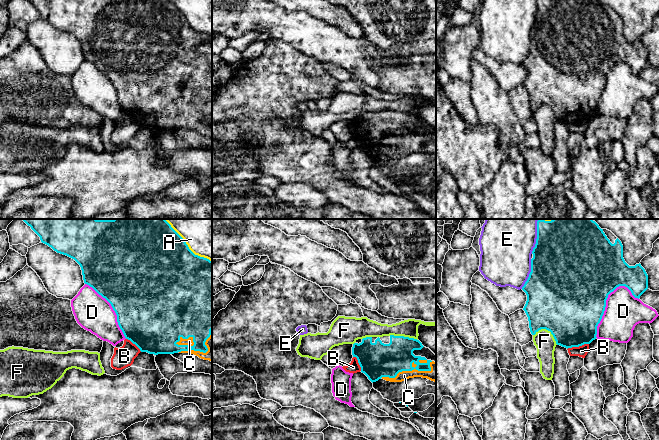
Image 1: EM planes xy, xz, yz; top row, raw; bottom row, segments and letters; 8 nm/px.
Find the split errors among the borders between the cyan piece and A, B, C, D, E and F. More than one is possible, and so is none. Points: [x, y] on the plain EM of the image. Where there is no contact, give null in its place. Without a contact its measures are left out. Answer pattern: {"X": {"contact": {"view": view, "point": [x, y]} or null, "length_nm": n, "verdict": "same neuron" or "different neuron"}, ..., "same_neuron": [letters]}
{"A": {"contact": {"view": "xy", "point": [188, 23]}, "length_nm": 460, "verdict": "different neuron"}, "B": {"contact": {"view": "yz", "point": [577, 122]}, "length_nm": 180, "verdict": "different neuron"}, "C": {"contact": {"view": "xy", "point": [203, 128]}, "length_nm": 320, "verdict": "same neuron"}, "D": {"contact": {"view": "yz", "point": [605, 82]}, "length_nm": 480, "verdict": "different neuron"}, "E": {"contact": {"view": "yz", "point": [536, 15]}, "length_nm": 240, "verdict": "different neuron"}, "F": {"contact": {"view": "yz", "point": [548, 106]}, "length_nm": 220, "verdict": "different neuron"}, "same_neuron": ["C"]}

